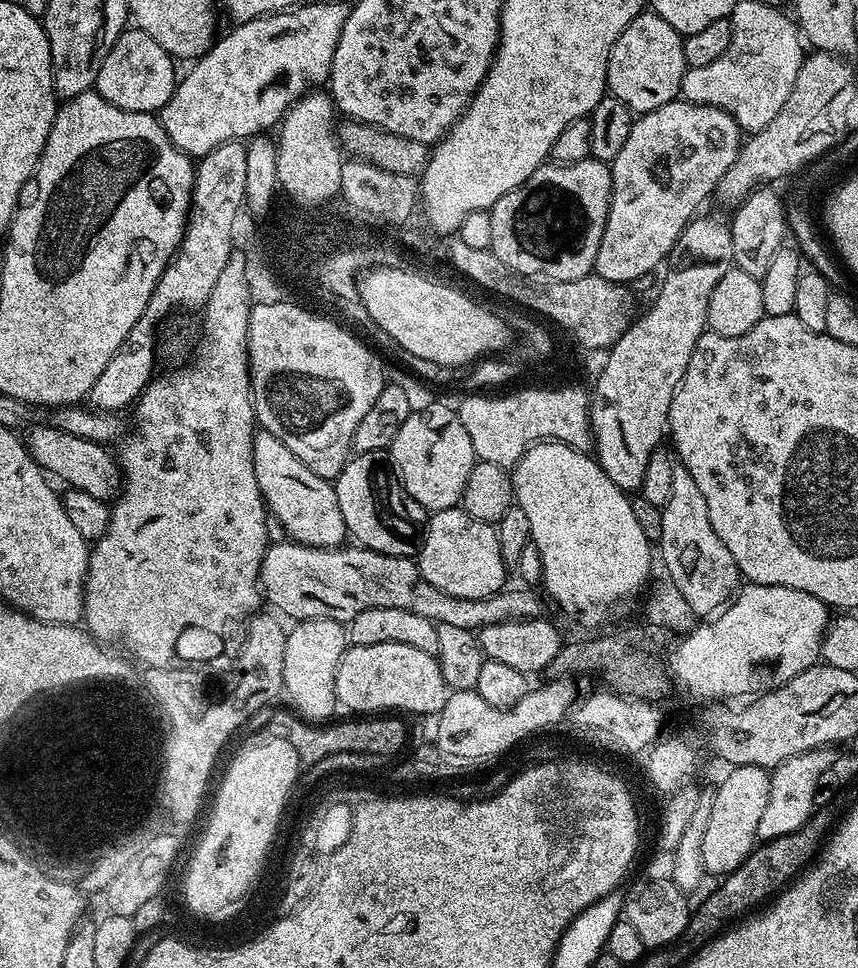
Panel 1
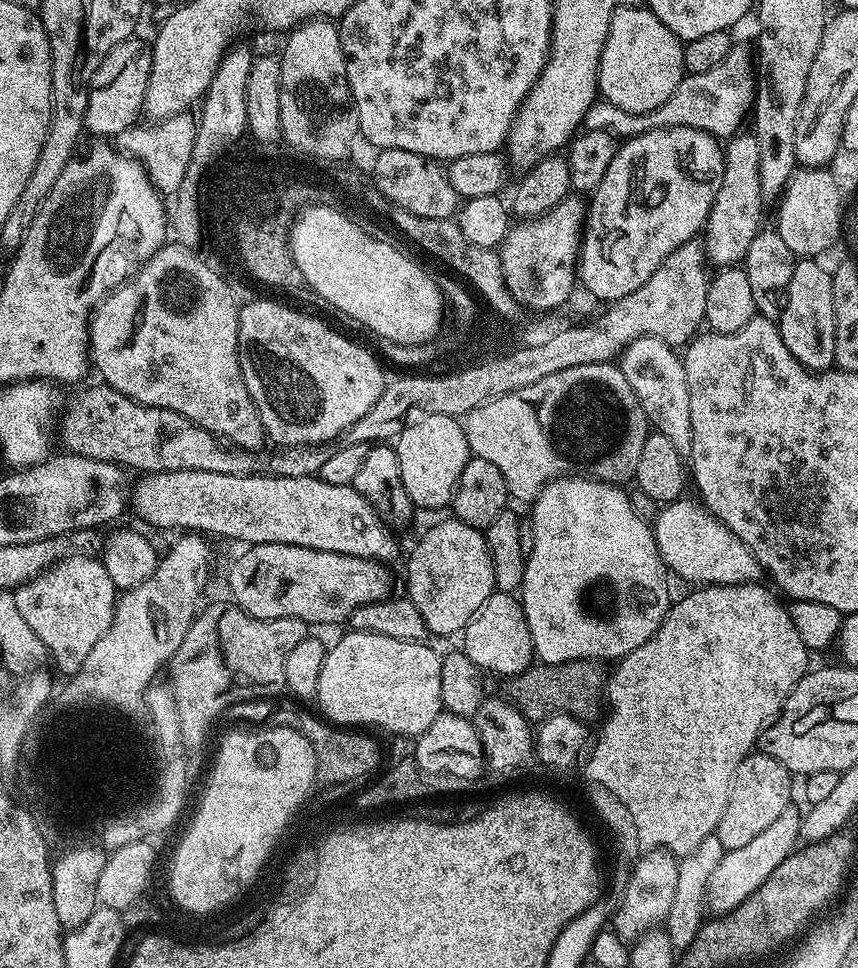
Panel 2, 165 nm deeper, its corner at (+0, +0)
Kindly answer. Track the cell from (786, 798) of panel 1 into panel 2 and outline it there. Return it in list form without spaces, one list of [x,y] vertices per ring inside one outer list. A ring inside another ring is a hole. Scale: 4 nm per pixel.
[[[796,806],[786,807],[762,830],[762,834],[757,834],[750,842],[746,842],[746,846],[725,852],[722,862],[710,873],[710,879],[706,882],[703,907],[712,911],[709,913],[724,916],[740,906],[774,872],[778,862],[795,851],[800,837],[801,819],[801,809],[796,809]]]

